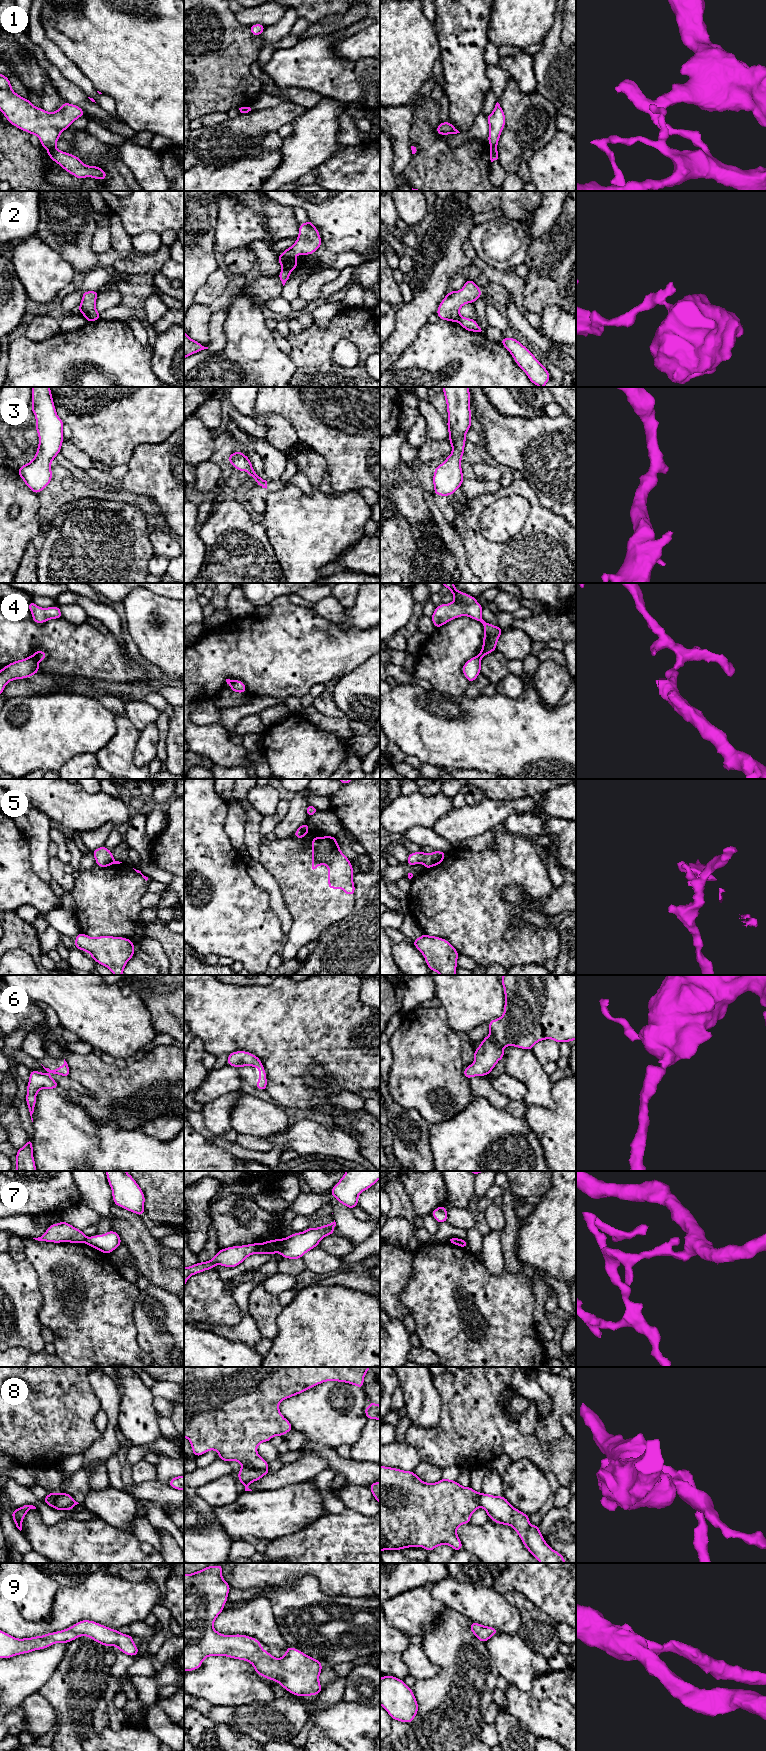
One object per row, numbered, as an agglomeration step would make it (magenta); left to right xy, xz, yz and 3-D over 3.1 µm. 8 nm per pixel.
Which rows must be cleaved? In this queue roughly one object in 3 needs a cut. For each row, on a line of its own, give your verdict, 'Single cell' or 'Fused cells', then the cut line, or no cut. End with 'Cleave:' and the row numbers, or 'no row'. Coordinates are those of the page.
1: Fused cells. Split along xy (55, 147), (48, 150)
2: Fused cells. Split along xz (282, 268), (289, 272)
3: Single cell. No split
4: Fused cells. Split along xy (33, 655), (38, 661)
5: Fused cells. Split along yz (445, 853), (435, 864)
6: Single cell. No split
7: Fused cells. Split along xz (283, 1239), (283, 1243), (278, 1251)
8: Fused cells. Split along xz (243, 1466), (267, 1470)
9: Single cell. No split
Cleave: 1, 2, 4, 5, 7, 8

